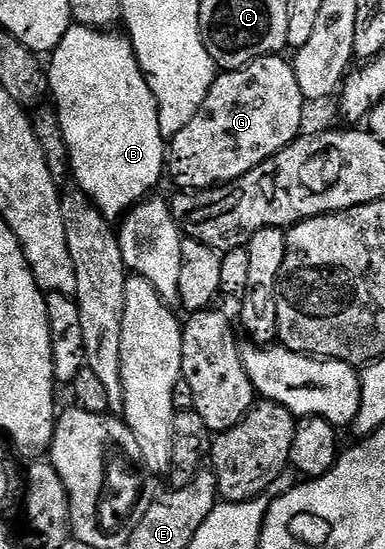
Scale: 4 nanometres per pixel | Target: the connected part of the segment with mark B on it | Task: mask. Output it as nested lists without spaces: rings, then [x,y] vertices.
[[[74,25],[70,27],[69,32],[59,41],[59,45],[51,52],[51,58],[48,60],[47,70],[49,73],[49,90],[51,99],[57,102],[57,119],[56,126],[60,127],[62,135],[65,138],[67,149],[69,150],[69,165],[73,176],[76,179],[76,186],[85,192],[93,200],[101,212],[107,217],[124,216],[133,210],[142,200],[150,198],[157,187],[157,182],[164,176],[167,171],[167,139],[162,135],[159,129],[159,109],[155,97],[149,88],[149,82],[145,79],[145,74],[141,72],[141,65],[137,60],[137,54],[133,51],[133,44],[124,34],[113,35],[117,33],[106,33],[104,30],[96,27],[83,27]]]

